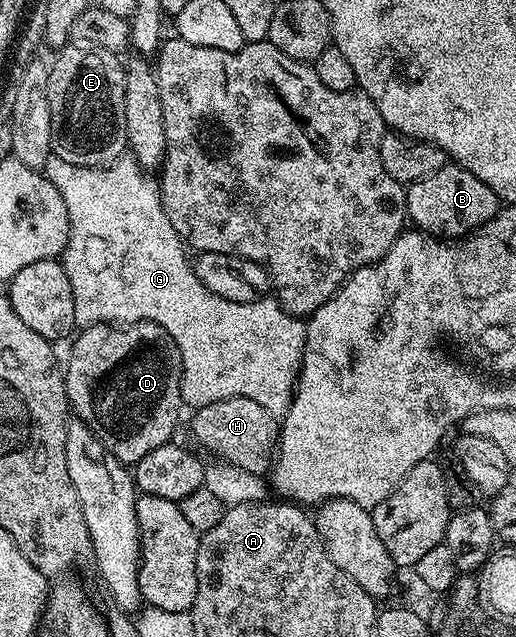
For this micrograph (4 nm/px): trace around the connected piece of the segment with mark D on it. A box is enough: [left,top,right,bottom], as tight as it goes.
[65,322,183,464]

